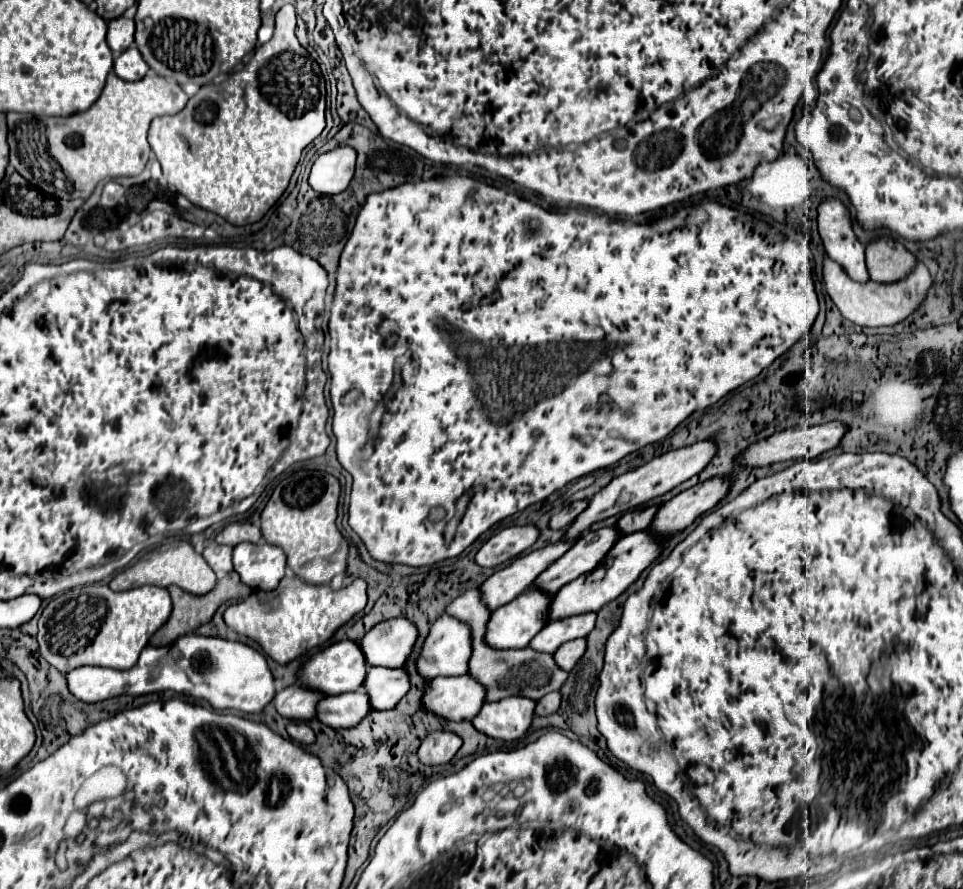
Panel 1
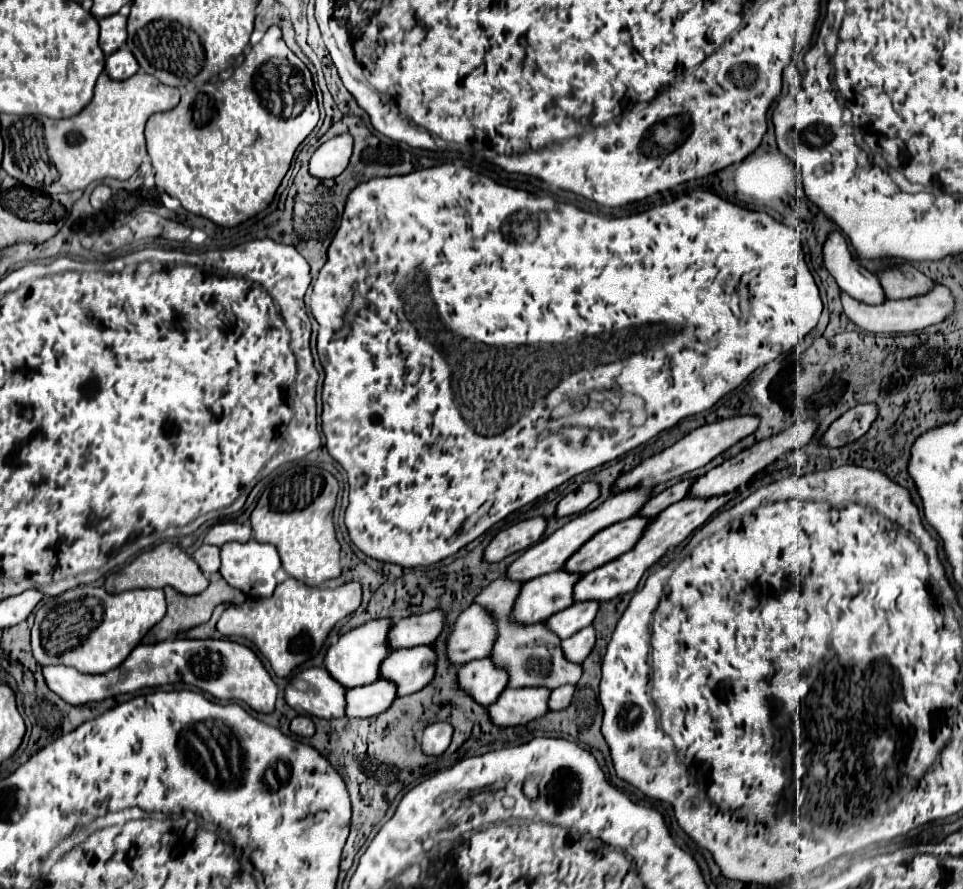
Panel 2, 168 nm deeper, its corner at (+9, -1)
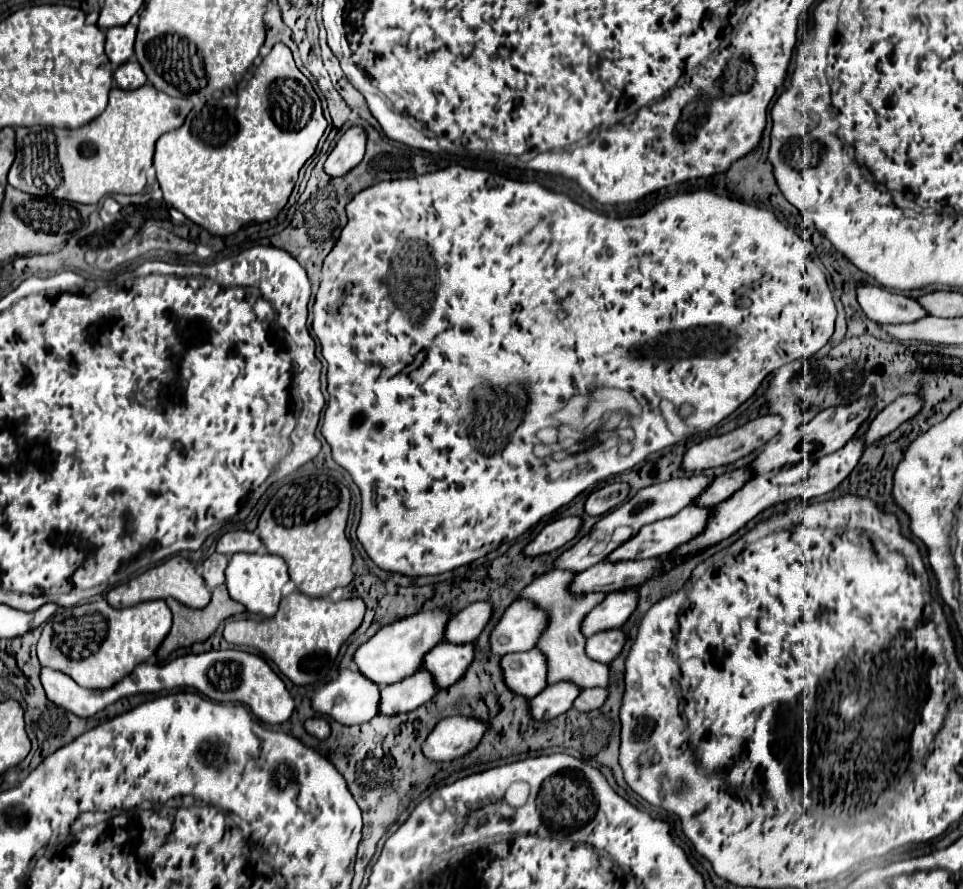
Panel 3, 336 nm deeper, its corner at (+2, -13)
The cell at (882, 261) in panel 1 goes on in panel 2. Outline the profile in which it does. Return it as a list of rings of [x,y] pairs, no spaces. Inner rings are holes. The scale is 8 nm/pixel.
[[[909,262],[879,272],[879,280],[881,280],[881,286],[889,300],[917,298],[917,296],[933,290],[933,286],[937,284],[923,272],[915,270]]]

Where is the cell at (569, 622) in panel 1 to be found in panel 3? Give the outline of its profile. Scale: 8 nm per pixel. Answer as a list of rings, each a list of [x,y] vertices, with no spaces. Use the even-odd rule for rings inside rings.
[[[636,590],[606,594],[606,598],[582,618],[580,632],[586,638],[590,638],[596,632],[620,628],[630,618],[636,604],[638,604],[638,592]]]

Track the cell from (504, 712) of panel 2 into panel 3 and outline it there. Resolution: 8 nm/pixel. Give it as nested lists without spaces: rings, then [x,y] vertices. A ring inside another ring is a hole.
[[[558,682],[546,686],[538,696],[528,700],[528,712],[538,722],[554,720],[572,708],[572,702],[576,700],[578,694],[580,690],[572,682]]]

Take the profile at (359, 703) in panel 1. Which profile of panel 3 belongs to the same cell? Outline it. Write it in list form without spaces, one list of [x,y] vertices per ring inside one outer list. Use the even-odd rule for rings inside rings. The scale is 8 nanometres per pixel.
[[[418,670],[416,674],[392,684],[380,688],[380,702],[378,702],[378,714],[384,716],[398,716],[404,712],[412,712],[424,702],[428,702],[438,688],[432,684],[432,676],[424,670]]]

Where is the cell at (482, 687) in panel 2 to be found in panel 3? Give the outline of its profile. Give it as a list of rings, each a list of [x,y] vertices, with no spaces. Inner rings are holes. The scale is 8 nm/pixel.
[[[536,648],[520,654],[506,654],[500,660],[500,668],[504,684],[518,696],[530,700],[546,688],[544,656]]]

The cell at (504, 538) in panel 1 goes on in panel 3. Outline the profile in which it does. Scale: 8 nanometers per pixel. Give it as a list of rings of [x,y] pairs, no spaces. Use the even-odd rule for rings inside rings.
[[[572,516],[560,518],[556,522],[546,524],[542,528],[542,532],[524,548],[522,554],[540,556],[540,554],[546,554],[546,552],[562,548],[566,542],[570,542],[578,534],[580,524],[582,524],[582,520],[580,518],[572,518]]]

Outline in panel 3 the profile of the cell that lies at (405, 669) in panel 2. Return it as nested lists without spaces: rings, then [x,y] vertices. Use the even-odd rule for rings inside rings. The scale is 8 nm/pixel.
[[[440,642],[422,658],[420,670],[430,672],[438,690],[444,690],[464,674],[472,658],[472,644],[456,646],[450,642]]]

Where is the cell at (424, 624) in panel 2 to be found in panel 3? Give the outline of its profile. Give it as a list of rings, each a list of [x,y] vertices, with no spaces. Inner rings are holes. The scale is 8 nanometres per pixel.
[[[474,602],[456,616],[452,616],[444,630],[444,640],[450,644],[470,644],[478,638],[480,630],[492,616],[488,602]]]

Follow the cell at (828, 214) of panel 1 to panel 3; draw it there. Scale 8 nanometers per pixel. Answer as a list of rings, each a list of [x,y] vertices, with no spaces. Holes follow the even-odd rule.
[[[858,282],[856,298],[864,314],[878,324],[900,324],[914,322],[926,316],[924,308],[904,294],[896,294],[876,284]]]

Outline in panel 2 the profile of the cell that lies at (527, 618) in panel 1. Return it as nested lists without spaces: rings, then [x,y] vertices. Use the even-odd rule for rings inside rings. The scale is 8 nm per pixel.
[[[555,570],[553,574],[543,574],[539,578],[533,578],[529,582],[525,582],[525,586],[521,588],[521,594],[515,602],[513,608],[513,620],[521,622],[521,624],[535,624],[541,620],[547,620],[549,616],[553,616],[555,612],[569,608],[573,604],[573,586],[577,580],[581,580],[583,574],[573,574],[567,570]]]

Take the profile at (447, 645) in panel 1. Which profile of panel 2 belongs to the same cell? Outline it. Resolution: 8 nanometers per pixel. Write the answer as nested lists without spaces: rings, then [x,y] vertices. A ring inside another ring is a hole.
[[[473,604],[465,612],[461,612],[461,616],[457,618],[455,630],[451,632],[451,638],[449,638],[449,644],[447,644],[447,654],[451,656],[453,664],[467,664],[471,660],[489,656],[495,640],[497,640],[497,620],[495,620],[493,612],[483,610],[483,606]]]

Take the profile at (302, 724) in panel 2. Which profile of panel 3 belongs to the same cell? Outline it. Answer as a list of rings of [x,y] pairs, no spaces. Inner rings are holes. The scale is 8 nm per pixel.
[[[310,718],[310,720],[306,720],[304,728],[306,728],[306,732],[310,736],[314,736],[318,740],[326,740],[328,734],[330,734],[330,726],[328,726],[328,722],[324,718]]]

